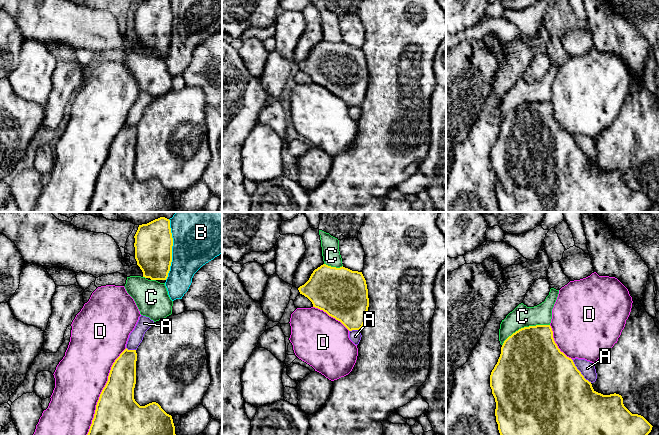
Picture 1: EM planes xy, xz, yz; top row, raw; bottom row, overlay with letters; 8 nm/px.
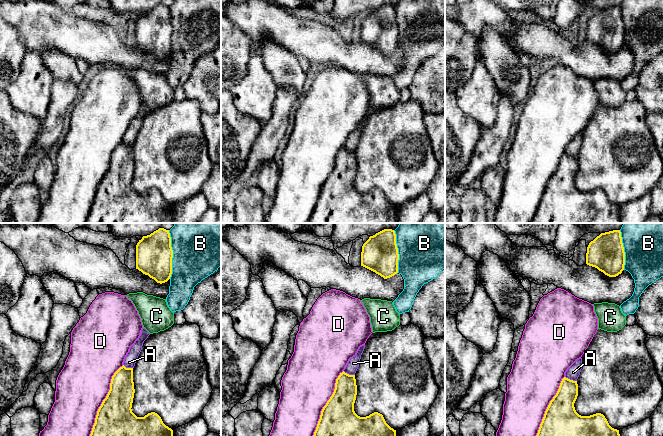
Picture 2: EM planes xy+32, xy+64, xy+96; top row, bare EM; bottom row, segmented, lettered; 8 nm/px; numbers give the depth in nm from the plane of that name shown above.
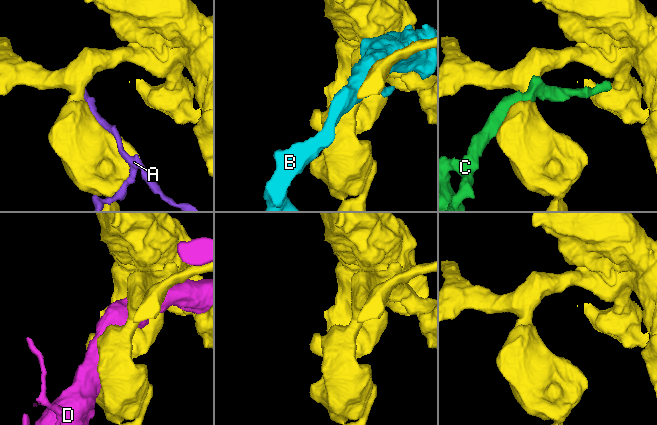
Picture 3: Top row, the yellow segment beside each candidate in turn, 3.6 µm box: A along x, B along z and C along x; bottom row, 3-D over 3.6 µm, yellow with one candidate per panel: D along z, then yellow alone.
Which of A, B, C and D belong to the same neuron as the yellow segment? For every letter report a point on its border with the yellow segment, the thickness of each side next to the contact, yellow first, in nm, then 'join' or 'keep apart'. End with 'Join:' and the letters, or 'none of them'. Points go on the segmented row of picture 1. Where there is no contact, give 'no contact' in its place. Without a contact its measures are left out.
A: yz (580, 372) | 500/120 nm | keep apart
B: xy (171, 249) | 300/420 nm | keep apart
C: yz (524, 327) | 460/180 nm | keep apart
D: xy (102, 391) | 360/400 nm | keep apart
Join: none of them

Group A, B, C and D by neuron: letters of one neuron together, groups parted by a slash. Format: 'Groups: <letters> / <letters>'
Groups: A / B / C / D

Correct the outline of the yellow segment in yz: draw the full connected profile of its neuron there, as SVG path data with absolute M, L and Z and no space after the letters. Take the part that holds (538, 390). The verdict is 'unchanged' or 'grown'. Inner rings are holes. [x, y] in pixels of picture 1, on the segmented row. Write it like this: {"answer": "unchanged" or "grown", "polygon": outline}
{"answer": "unchanged", "polygon": "M550 325L524 327L509 336L501 347L501 354L490 375L490 387L495 398L495 416L500 435L648 435L652 425L641 415L632 414L623 404L619 394L603 395L596 392L591 382L586 380L575 366L573 360L560 351L553 338Z"}

